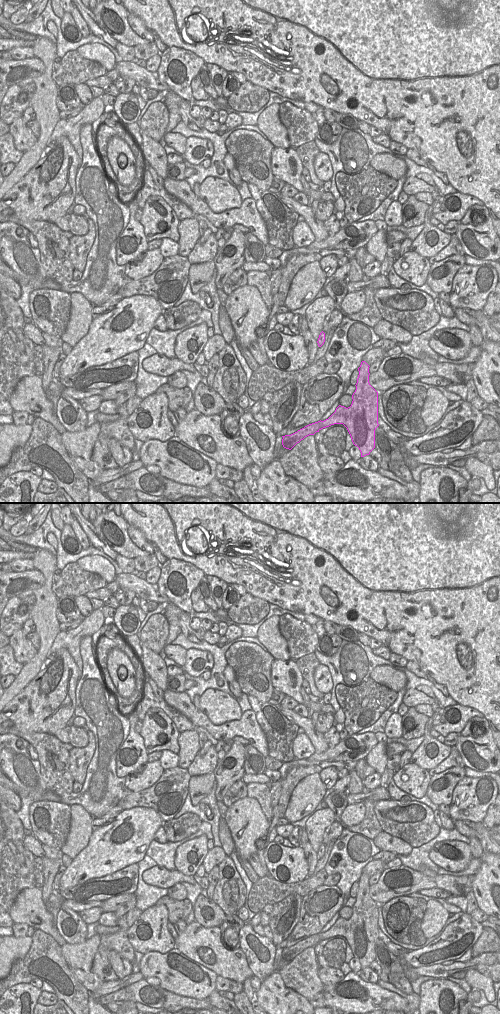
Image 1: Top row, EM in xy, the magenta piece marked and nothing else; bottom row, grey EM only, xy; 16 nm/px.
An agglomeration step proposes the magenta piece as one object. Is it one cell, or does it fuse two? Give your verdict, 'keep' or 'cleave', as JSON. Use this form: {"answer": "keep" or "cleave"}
{"answer": "cleave"}

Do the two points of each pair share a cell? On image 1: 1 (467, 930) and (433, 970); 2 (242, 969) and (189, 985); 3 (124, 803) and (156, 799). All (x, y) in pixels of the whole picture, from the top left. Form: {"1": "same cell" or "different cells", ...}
{"1": "different cells", "2": "different cells", "3": "same cell"}

